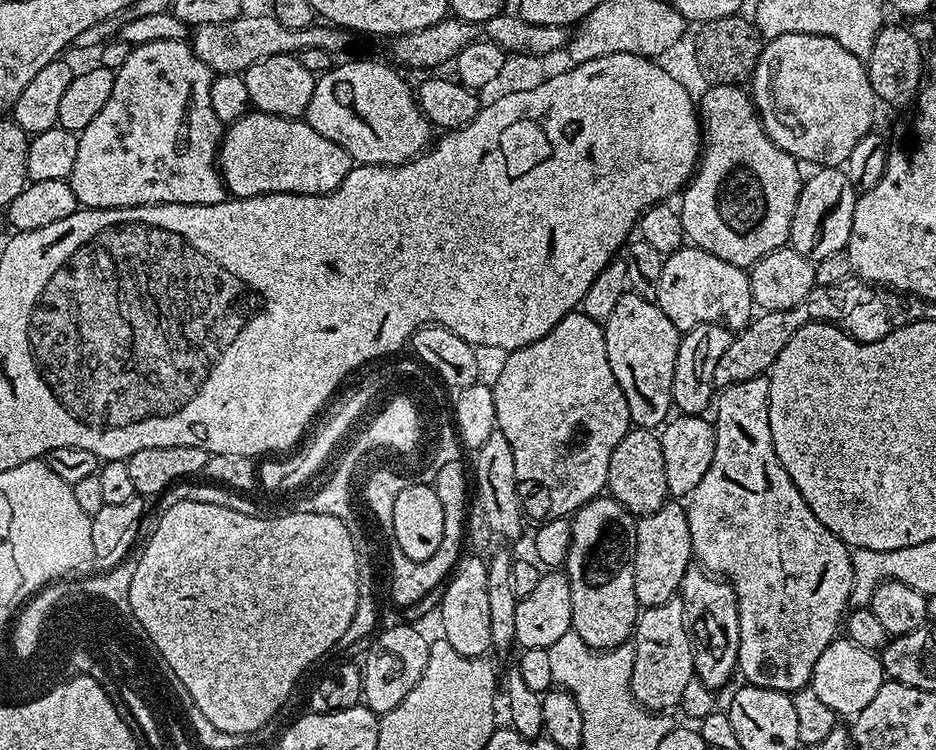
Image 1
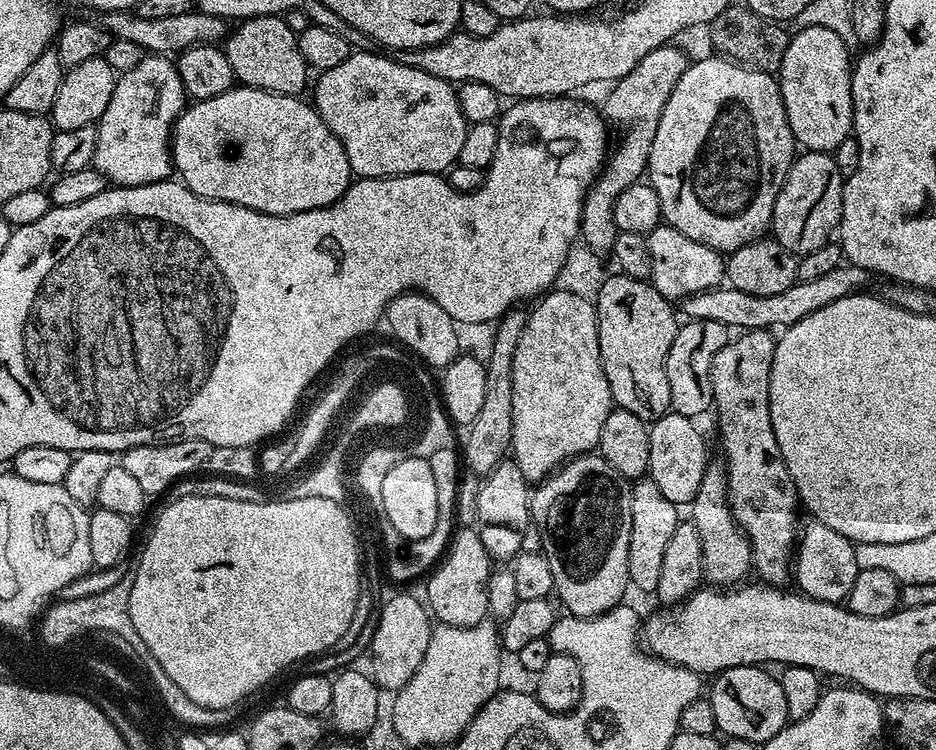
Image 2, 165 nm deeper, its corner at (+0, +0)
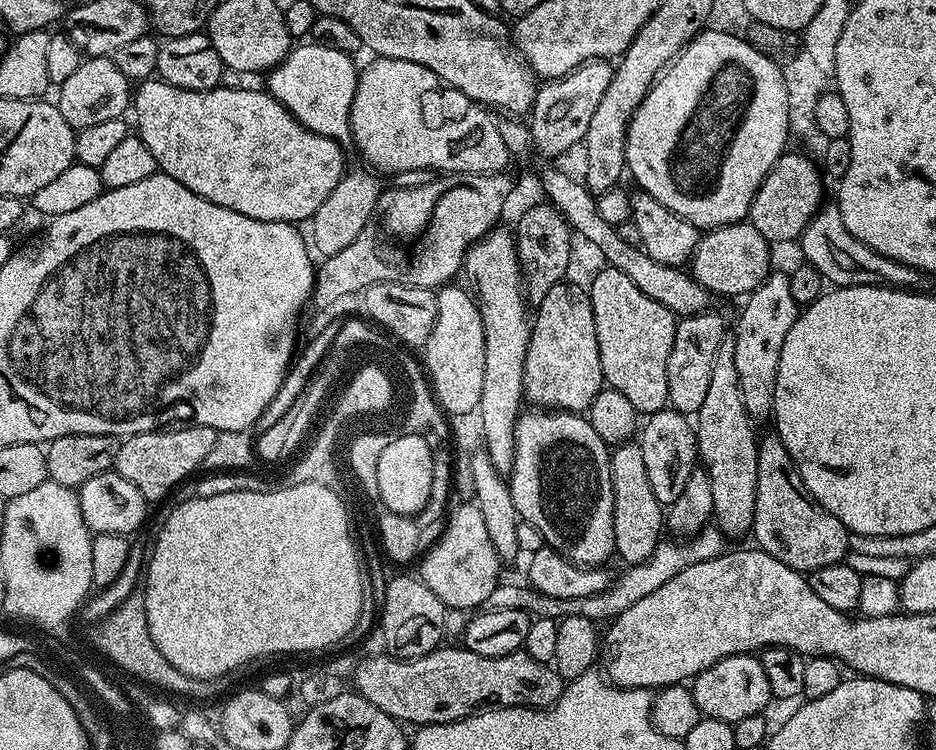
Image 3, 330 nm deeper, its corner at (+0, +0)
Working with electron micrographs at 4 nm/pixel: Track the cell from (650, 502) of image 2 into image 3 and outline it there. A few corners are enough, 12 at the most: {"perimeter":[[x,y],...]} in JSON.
{"perimeter":[[639,443],[611,449],[615,555],[645,563],[665,535]]}

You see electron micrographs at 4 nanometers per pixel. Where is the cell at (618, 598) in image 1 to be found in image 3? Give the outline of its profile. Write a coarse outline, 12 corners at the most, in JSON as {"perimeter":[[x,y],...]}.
{"perimeter":[[524,410],[521,520],[585,568],[613,559],[610,448],[587,415]]}

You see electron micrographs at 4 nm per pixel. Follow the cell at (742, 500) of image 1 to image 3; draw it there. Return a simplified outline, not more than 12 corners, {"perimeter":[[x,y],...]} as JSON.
{"perimeter":[[787,275],[743,301],[734,366],[753,421],[768,420],[782,342],[802,308]]}

